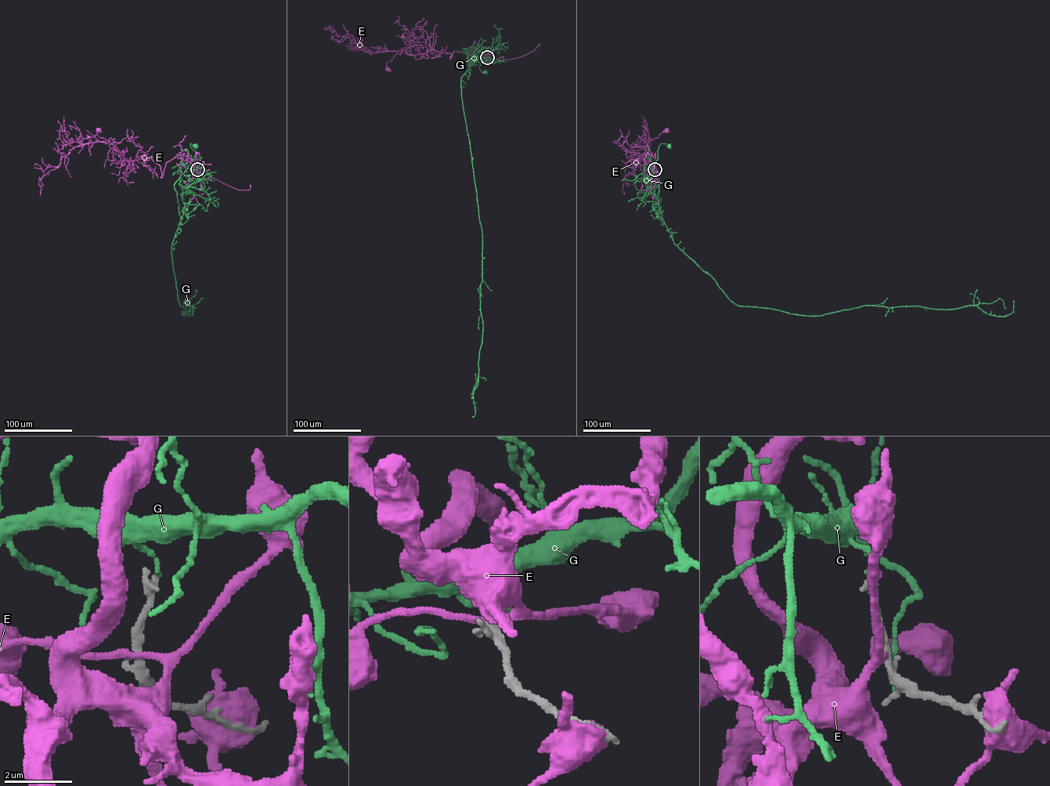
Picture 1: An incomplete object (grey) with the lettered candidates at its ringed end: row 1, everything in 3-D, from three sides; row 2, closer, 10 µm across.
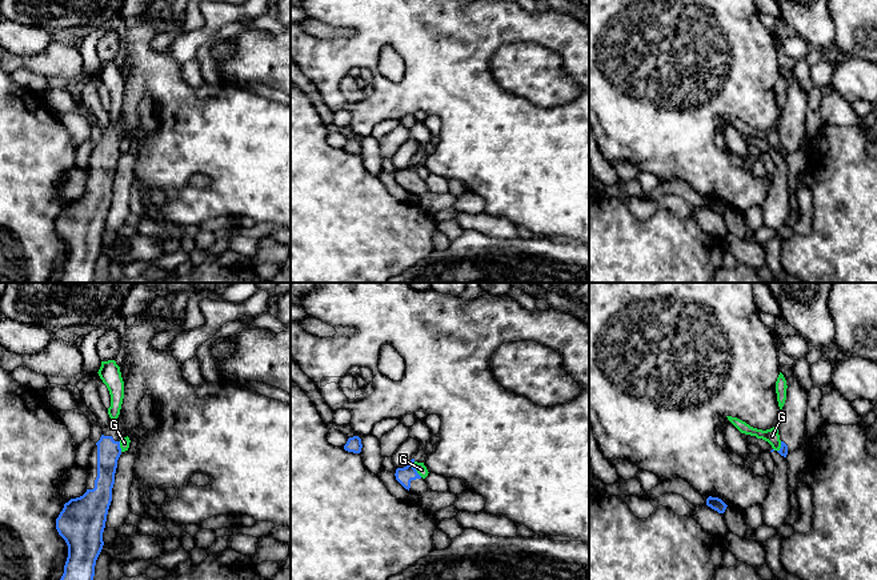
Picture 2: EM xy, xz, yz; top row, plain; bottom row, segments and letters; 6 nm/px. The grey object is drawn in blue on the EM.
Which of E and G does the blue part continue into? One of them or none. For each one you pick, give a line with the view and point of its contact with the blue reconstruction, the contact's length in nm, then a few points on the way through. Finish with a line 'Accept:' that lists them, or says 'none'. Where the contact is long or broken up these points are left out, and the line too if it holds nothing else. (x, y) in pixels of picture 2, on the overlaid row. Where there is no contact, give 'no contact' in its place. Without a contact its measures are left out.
Accept: none

